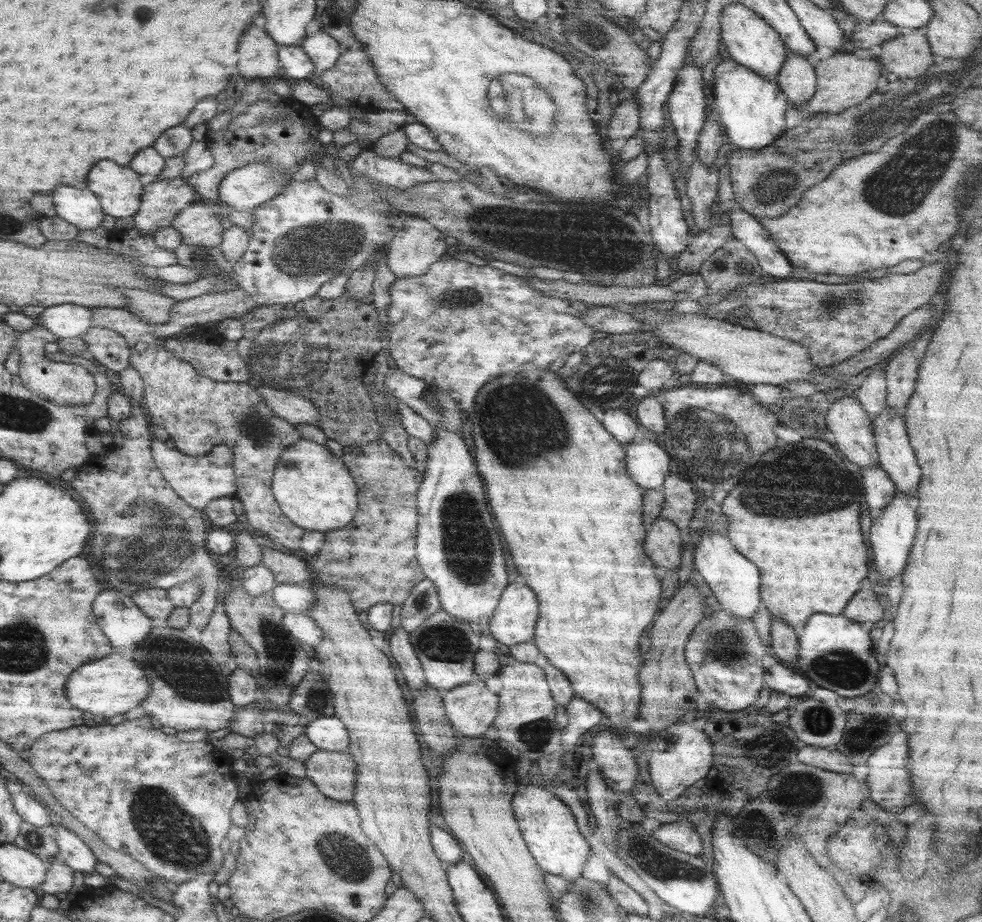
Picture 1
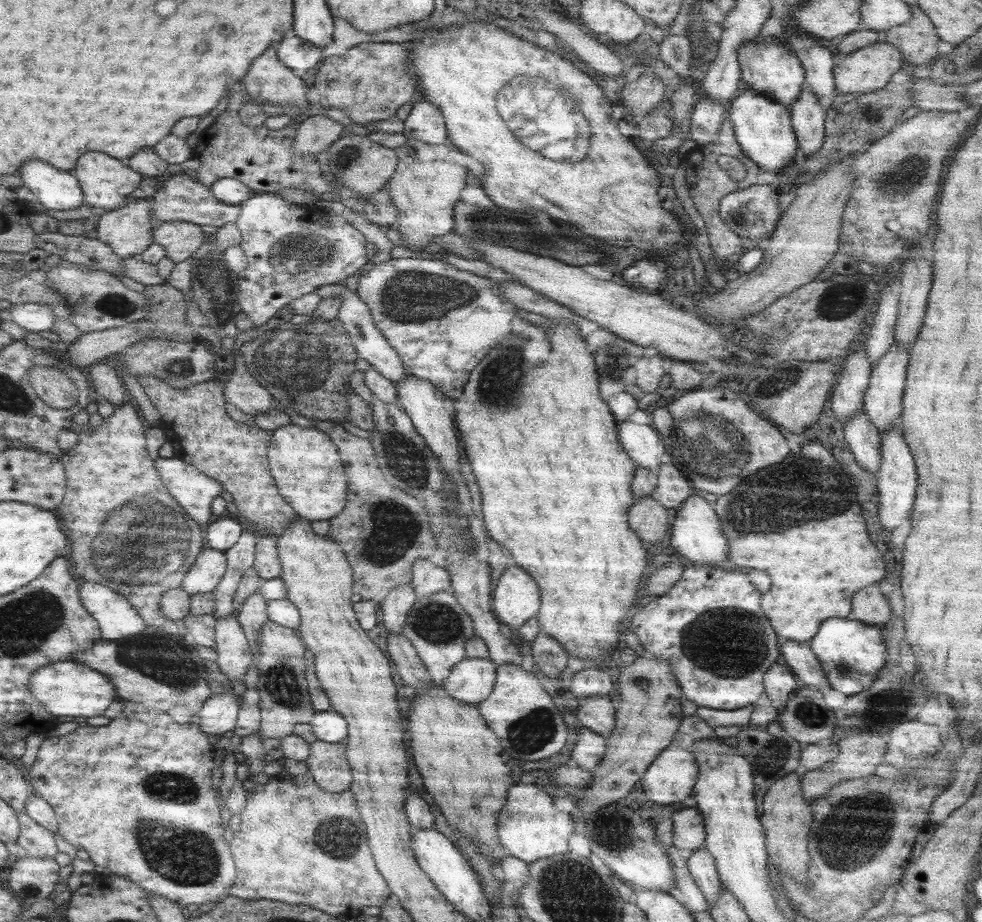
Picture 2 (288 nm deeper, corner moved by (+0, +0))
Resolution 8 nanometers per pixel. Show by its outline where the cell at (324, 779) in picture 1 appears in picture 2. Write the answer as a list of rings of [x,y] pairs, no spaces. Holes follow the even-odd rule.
[[[325,742],[309,744],[309,756],[305,764],[309,768],[307,772],[323,792],[339,794],[349,790],[351,770],[345,760],[343,744],[325,744]]]

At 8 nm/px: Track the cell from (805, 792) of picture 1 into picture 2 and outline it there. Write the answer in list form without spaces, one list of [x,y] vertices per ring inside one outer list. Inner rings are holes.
[[[857,732],[851,736],[845,736],[843,740],[839,740],[839,754],[835,760],[823,764],[817,770],[801,770],[799,772],[799,786],[803,792],[803,800],[809,804],[809,808],[813,808],[815,800],[829,796],[831,788],[843,784],[843,782],[853,782],[853,780],[867,780],[875,776],[875,768],[879,764],[883,764],[883,754],[885,754],[885,740],[881,740],[881,736],[869,734],[869,732]]]

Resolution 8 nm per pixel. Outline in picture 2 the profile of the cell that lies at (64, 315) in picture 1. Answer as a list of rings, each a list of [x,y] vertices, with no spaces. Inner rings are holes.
[[[17,304],[17,306],[11,306],[9,308],[9,314],[11,314],[11,320],[25,328],[27,332],[43,332],[43,330],[51,330],[53,324],[57,322],[57,318],[53,316],[53,310],[45,304]]]

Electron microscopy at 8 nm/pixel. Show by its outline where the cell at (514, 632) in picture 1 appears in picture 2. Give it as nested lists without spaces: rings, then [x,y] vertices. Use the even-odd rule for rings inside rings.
[[[509,564],[491,592],[493,616],[515,634],[529,618],[537,616],[539,606],[541,596],[535,580],[525,570]]]

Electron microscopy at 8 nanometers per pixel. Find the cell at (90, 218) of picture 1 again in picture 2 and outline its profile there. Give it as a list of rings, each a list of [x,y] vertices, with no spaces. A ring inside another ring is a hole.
[[[27,162],[19,174],[23,186],[37,196],[45,210],[75,210],[83,204],[83,190],[79,182],[43,162]]]

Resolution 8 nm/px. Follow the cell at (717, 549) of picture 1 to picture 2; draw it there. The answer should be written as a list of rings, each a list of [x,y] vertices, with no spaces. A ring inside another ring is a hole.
[[[693,494],[691,498],[687,498],[681,508],[677,510],[673,522],[671,522],[671,530],[669,530],[669,542],[671,548],[675,550],[675,554],[683,556],[685,560],[693,562],[693,566],[705,566],[705,568],[719,568],[717,562],[725,562],[727,558],[727,536],[721,530],[721,522],[715,516],[715,512],[711,510],[711,506],[699,498],[699,494]]]

